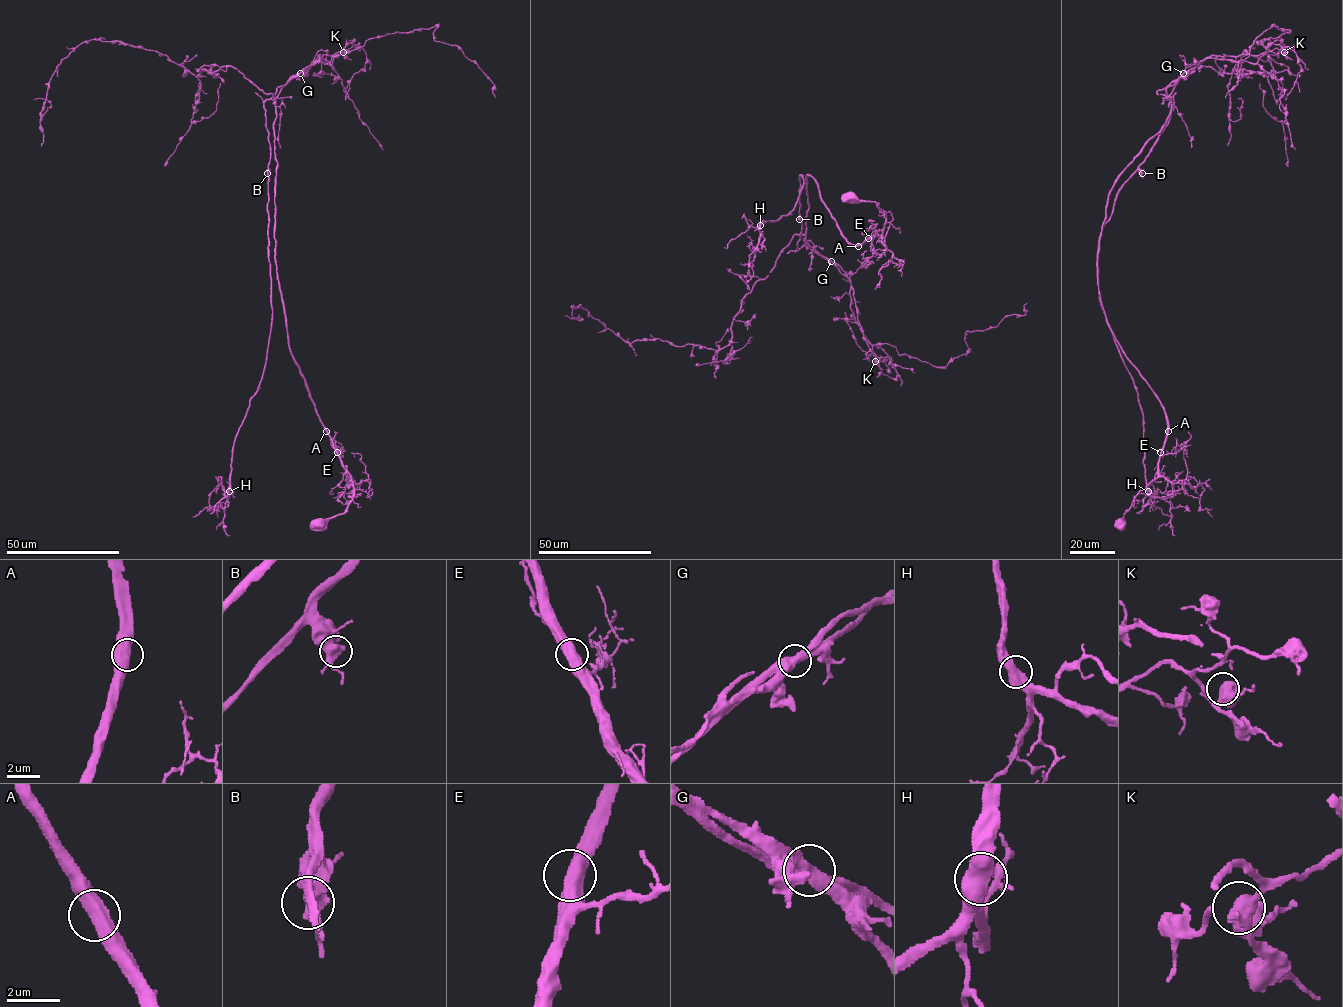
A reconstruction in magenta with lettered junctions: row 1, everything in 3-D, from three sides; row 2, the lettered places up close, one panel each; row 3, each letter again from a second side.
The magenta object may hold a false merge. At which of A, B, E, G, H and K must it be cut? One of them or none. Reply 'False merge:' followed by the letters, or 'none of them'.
False merge: G

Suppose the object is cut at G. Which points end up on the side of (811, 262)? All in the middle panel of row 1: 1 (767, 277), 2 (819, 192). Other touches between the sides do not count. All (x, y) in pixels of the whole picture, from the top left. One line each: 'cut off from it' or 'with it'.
1: cut off from it
2: cut off from it

